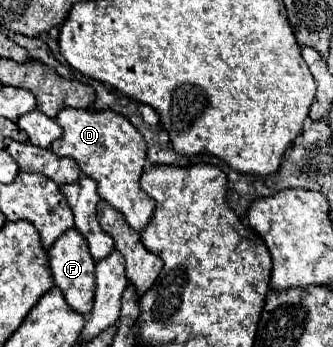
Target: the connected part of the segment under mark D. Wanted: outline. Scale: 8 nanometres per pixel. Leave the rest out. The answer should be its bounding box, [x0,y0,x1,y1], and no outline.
[50,109,154,231]

